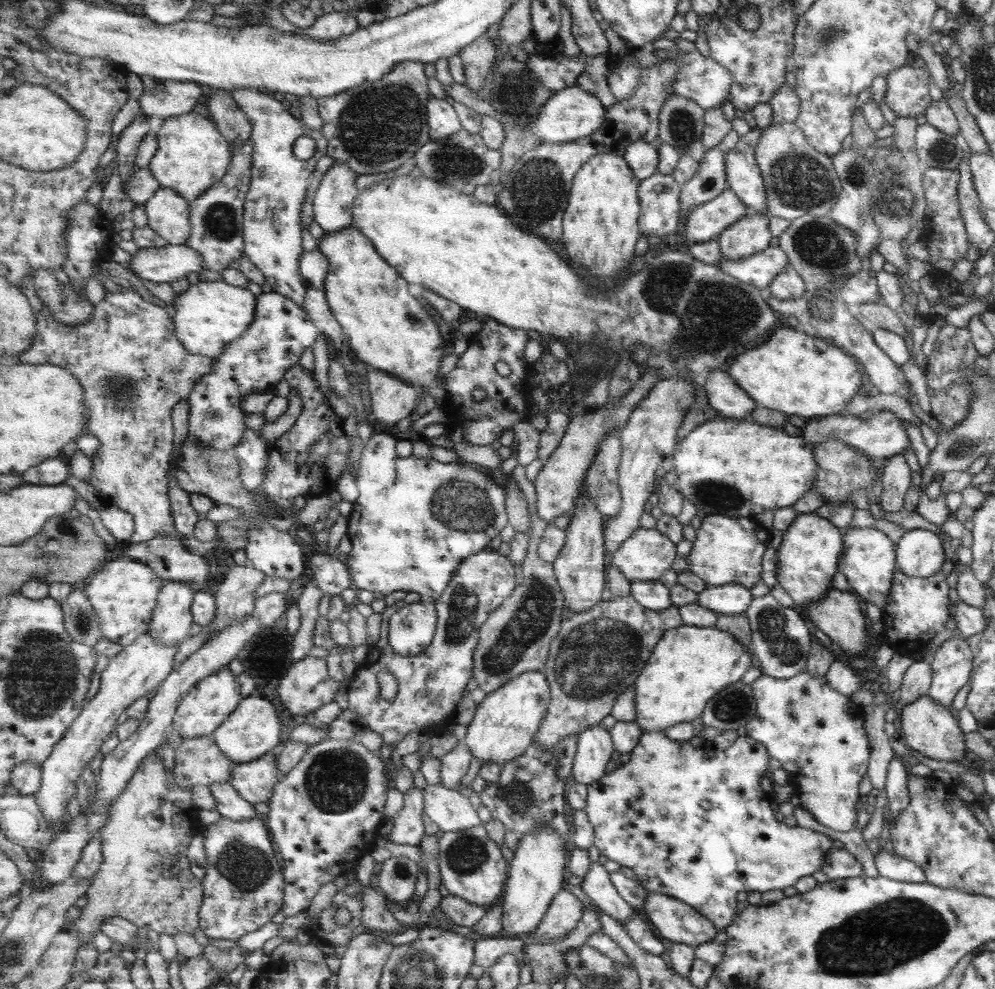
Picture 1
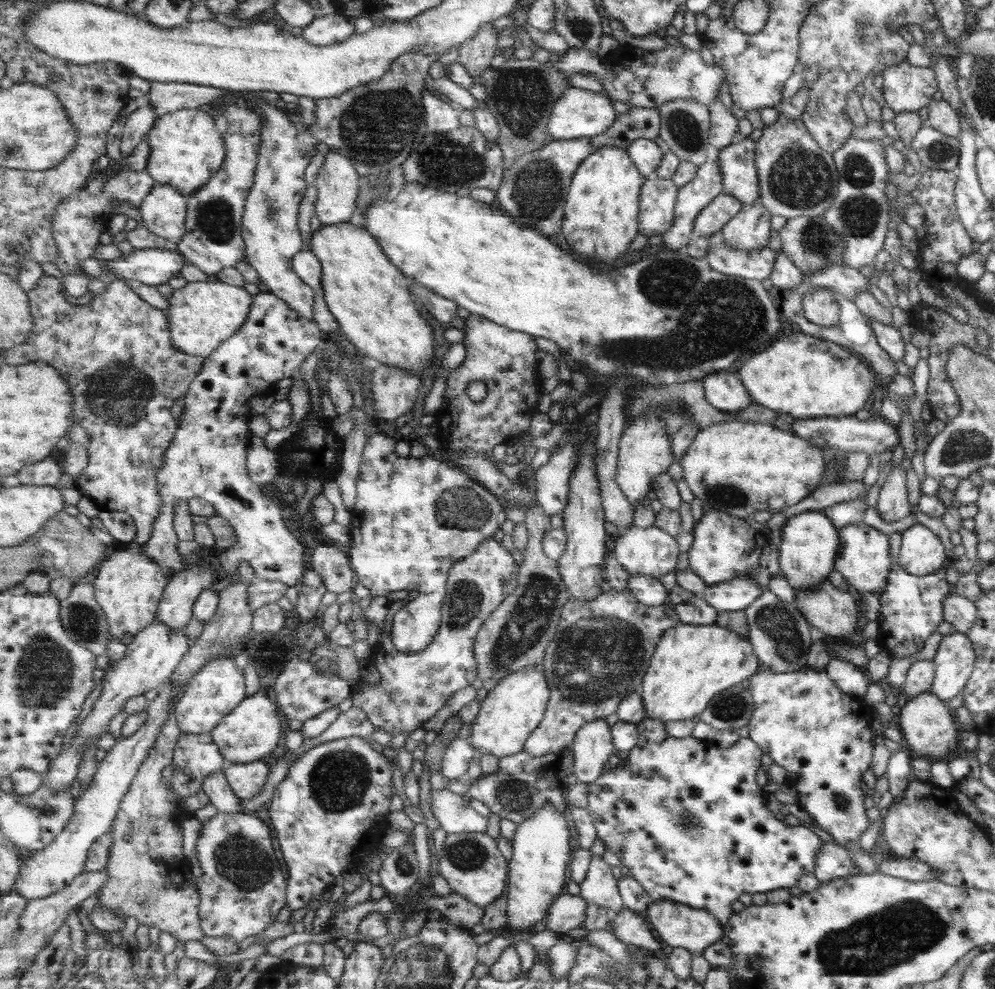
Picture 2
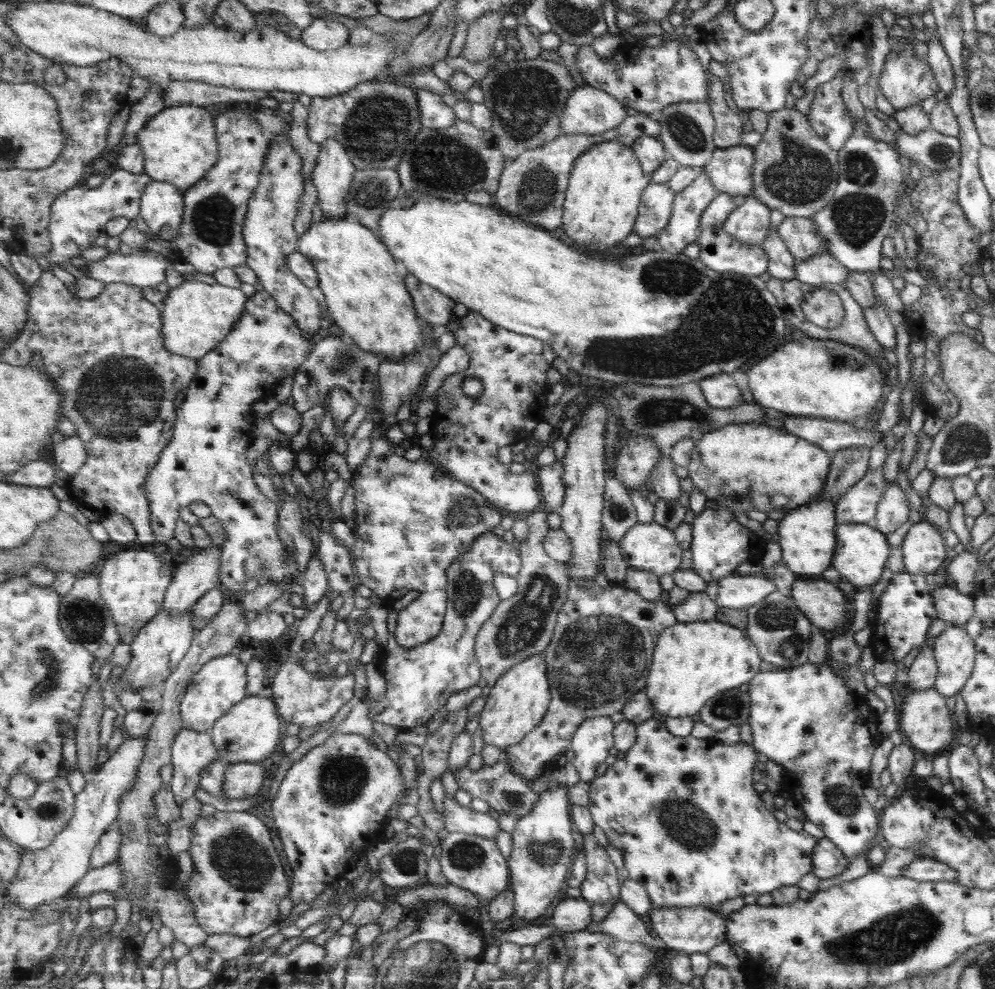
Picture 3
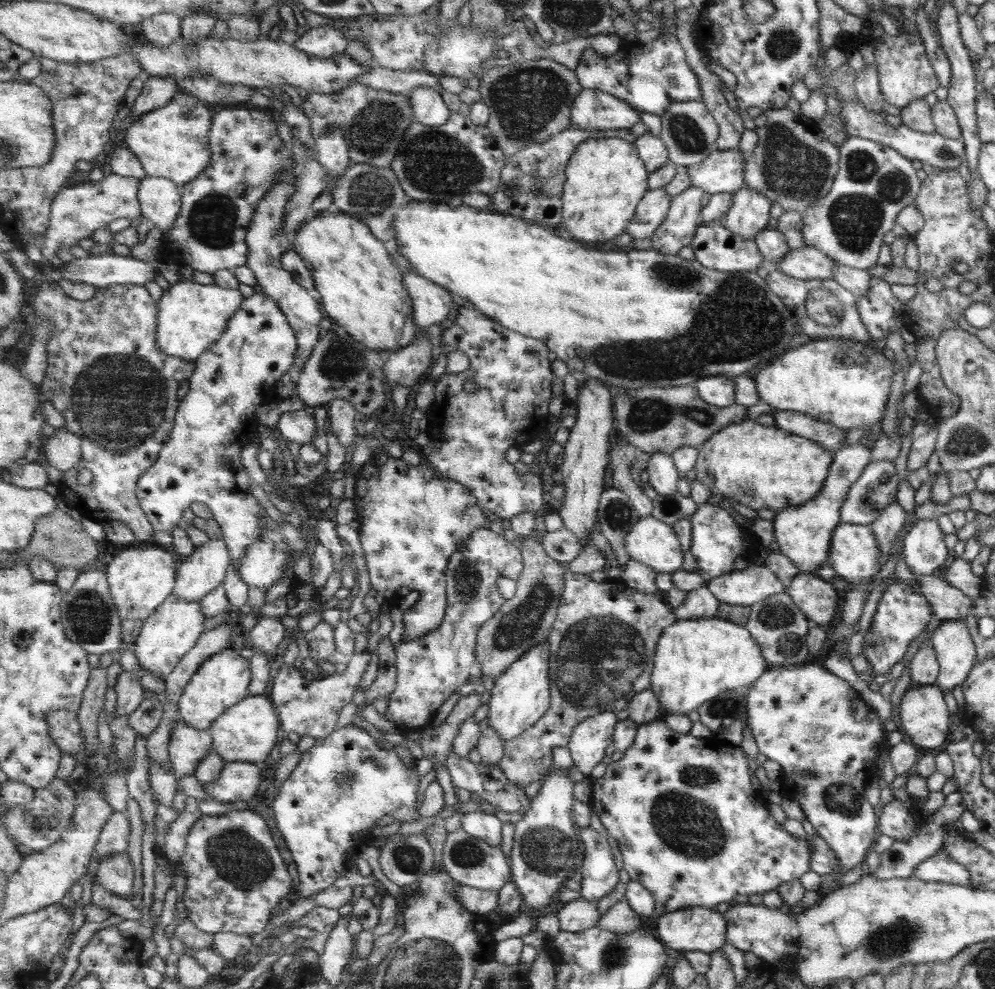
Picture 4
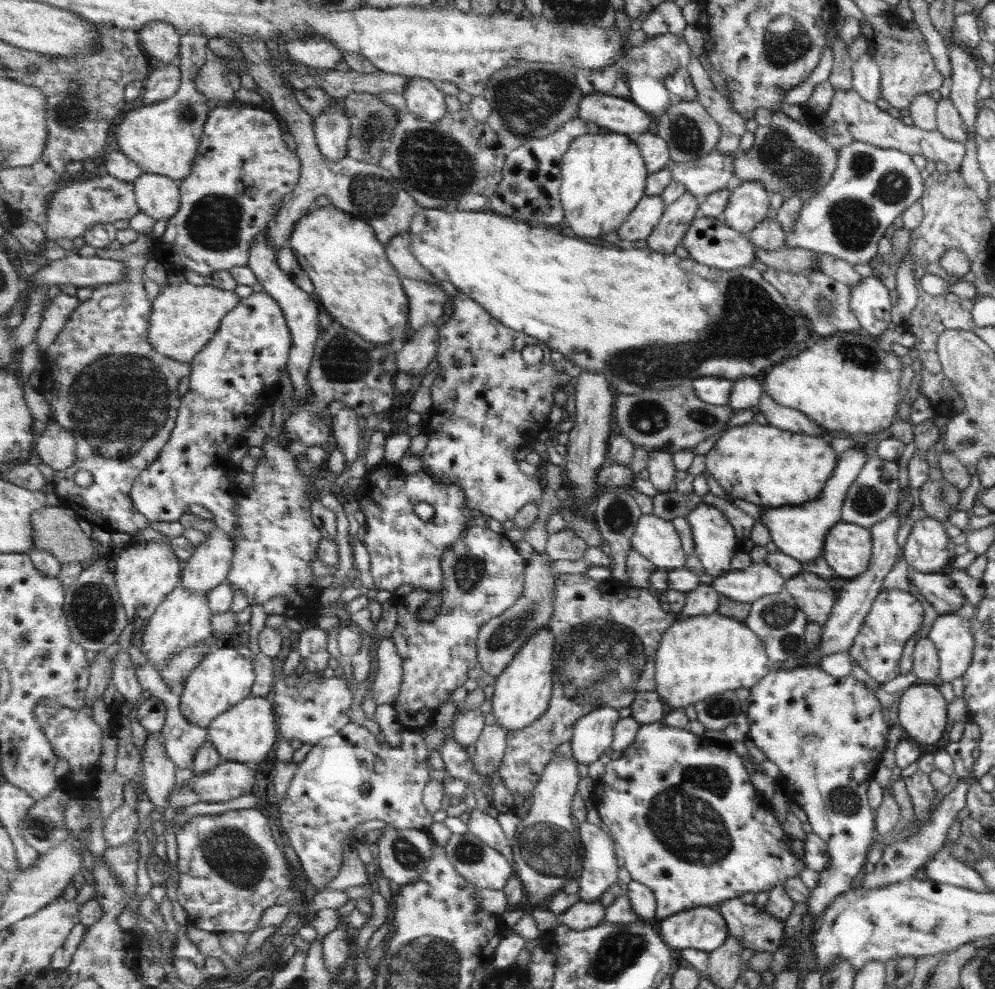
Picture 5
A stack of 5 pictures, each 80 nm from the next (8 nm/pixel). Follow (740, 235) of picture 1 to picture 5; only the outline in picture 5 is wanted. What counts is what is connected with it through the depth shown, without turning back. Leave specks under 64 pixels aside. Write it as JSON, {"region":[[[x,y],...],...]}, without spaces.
{"region":[[[755,180],[737,182],[731,191],[720,219],[725,226],[747,234],[757,223],[767,218],[769,194]]]}

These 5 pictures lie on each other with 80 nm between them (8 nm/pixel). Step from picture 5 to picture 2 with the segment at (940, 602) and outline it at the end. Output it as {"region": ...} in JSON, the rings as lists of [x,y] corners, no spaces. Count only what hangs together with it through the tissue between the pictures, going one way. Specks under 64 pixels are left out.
{"region":[[[949,593],[942,600],[942,613],[944,622],[951,624],[953,630],[965,634],[976,617],[976,605],[963,596]]]}

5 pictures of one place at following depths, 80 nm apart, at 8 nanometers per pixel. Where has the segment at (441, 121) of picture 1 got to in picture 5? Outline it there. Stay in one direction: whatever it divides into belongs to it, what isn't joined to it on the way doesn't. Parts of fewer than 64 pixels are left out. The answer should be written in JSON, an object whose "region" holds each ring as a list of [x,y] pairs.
{"region":[[[417,77],[409,81],[406,87],[404,99],[411,114],[429,122],[439,122],[448,114],[445,94],[438,83]]]}

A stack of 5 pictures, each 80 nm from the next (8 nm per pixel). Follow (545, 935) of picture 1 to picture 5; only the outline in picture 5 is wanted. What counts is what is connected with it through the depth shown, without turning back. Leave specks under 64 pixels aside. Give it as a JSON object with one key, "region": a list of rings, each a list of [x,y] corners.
{"region":[[[580,900],[568,908],[561,916],[561,922],[573,930],[587,930],[599,926],[606,920],[606,906],[599,900]]]}

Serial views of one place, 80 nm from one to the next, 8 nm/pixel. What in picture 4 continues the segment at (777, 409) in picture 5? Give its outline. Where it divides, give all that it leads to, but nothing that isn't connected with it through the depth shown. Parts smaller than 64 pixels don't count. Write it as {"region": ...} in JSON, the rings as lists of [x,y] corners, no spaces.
{"region":[[[773,409],[772,418],[775,427],[808,438],[819,446],[823,446],[825,450],[832,452],[839,448],[847,433],[832,424],[819,422],[810,416],[790,410]]]}

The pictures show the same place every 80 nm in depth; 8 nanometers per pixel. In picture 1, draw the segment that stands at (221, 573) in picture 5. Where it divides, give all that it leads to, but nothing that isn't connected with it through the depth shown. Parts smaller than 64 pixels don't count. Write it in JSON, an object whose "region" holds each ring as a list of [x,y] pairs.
{"region":[[[167,581],[161,588],[149,630],[161,644],[177,648],[190,636],[189,630],[194,624],[192,604],[196,592],[185,582]]]}

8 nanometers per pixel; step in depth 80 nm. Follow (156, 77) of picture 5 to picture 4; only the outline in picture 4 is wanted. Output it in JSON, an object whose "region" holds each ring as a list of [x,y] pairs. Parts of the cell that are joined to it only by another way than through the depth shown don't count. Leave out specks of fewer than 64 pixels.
{"region":[[[146,78],[144,94],[139,96],[136,104],[130,108],[134,120],[157,108],[165,108],[179,93],[178,80],[175,78]]]}

